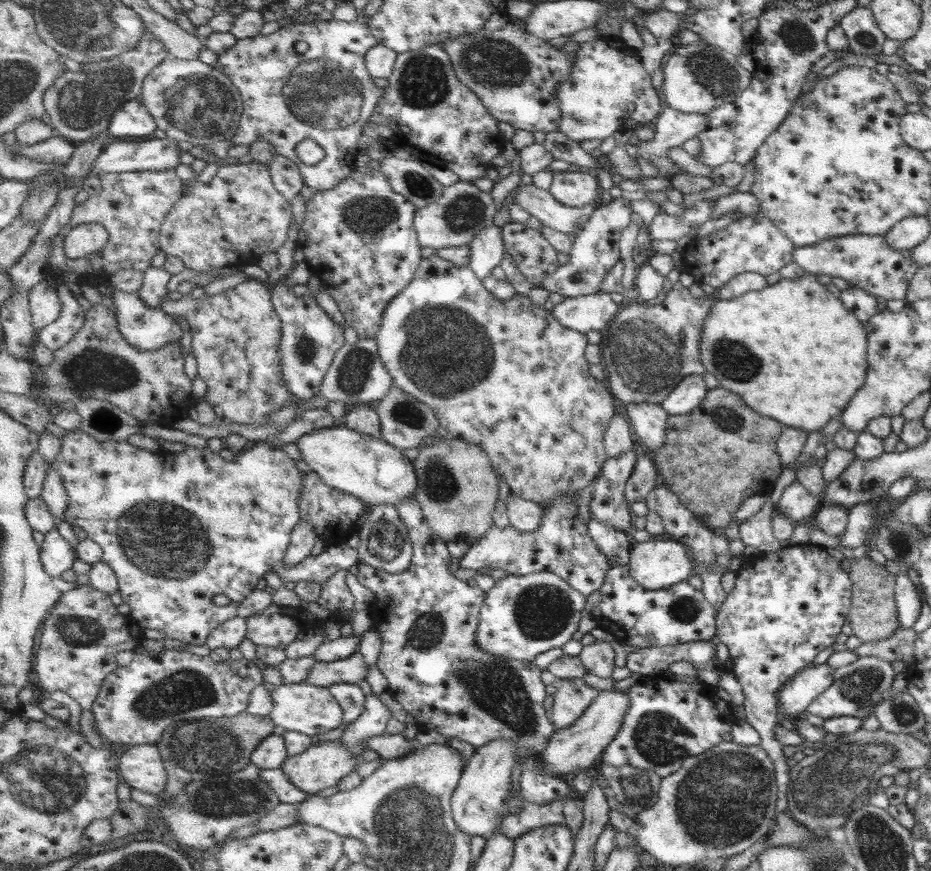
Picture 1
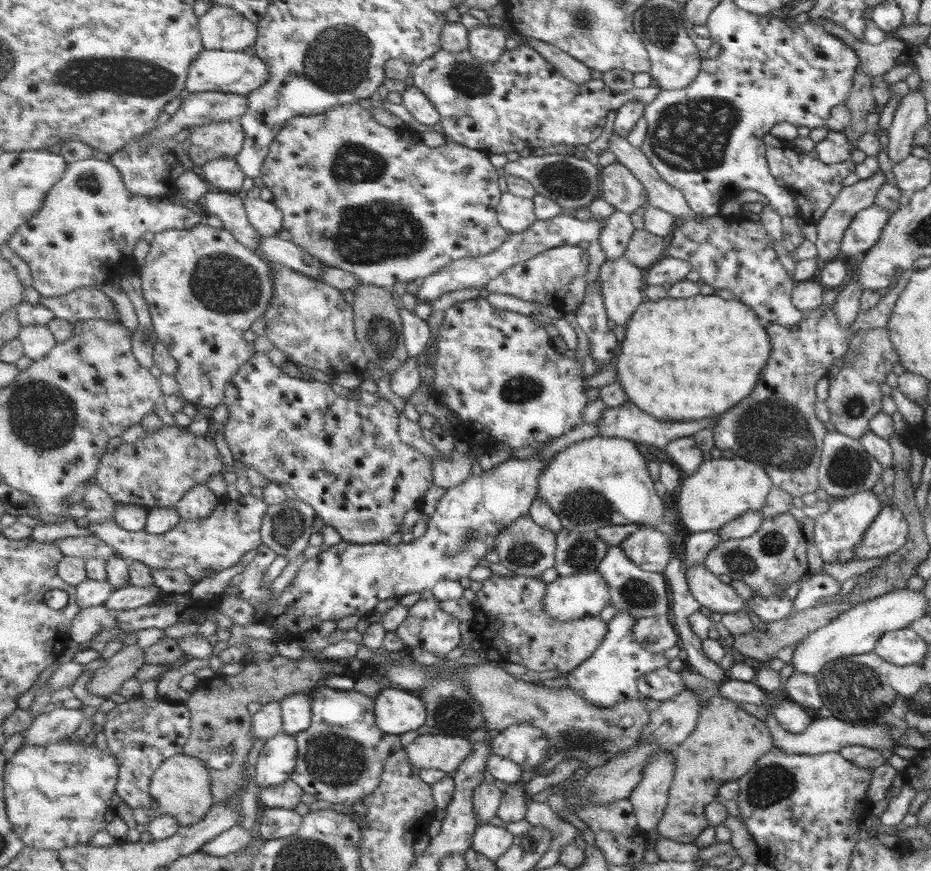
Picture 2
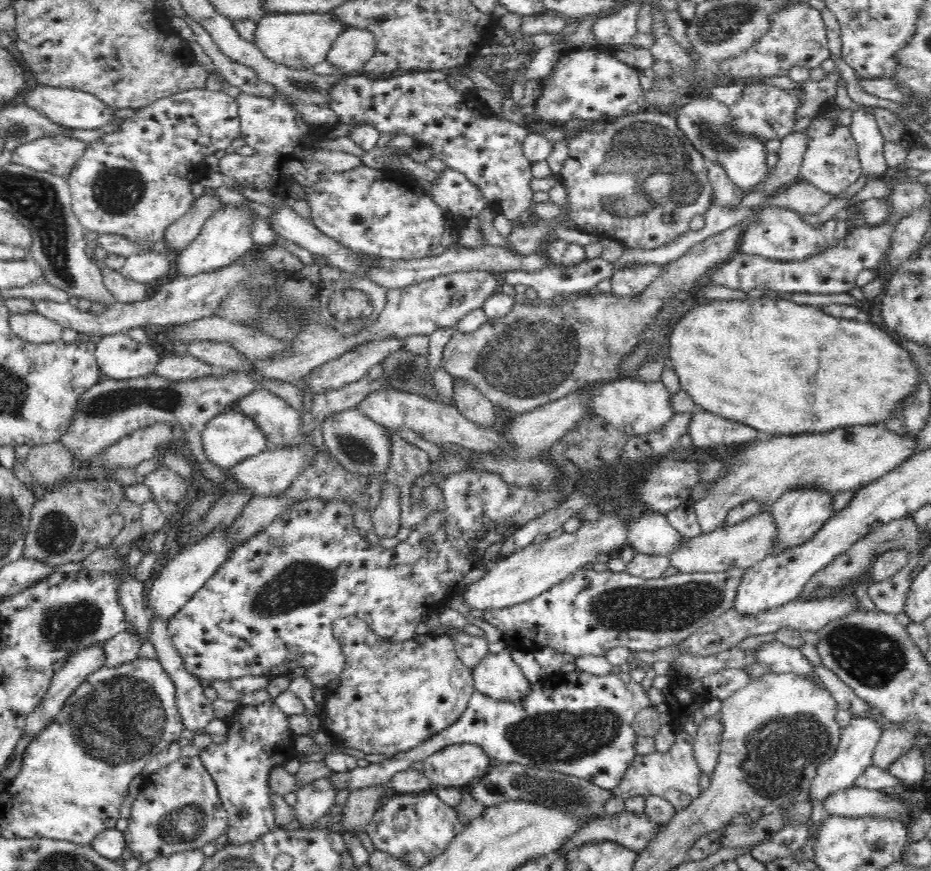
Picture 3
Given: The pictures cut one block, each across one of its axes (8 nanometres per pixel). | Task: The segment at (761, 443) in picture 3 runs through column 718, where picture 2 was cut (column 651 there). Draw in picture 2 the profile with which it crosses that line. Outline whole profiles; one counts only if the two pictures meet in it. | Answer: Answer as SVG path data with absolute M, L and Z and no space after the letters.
M599 434L569 445L565 451L553 457L551 465L543 471L543 476L539 479L538 498L543 498L558 514L564 528L571 532L579 532L580 535L589 534L613 524L639 524L665 532L671 540L672 559L663 576L672 584L671 590L674 596L672 608L680 634L681 648L686 651L686 658L692 671L715 684L725 680L725 671L705 656L701 648L701 639L693 632L690 616L699 611L700 605L695 601L689 588L684 560L679 558L679 554L673 553L673 539L677 540L678 530L675 530L675 526L669 524L663 516L668 500L659 496L655 490L655 482L651 480L647 460L637 450L635 441Z

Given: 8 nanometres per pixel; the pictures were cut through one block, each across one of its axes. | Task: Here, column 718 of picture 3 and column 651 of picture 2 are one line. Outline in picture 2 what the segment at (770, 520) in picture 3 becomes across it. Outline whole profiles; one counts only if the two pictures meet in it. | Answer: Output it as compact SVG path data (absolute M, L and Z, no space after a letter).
M649 526L631 534L621 546L635 564L649 572L665 572L672 559L669 536Z

